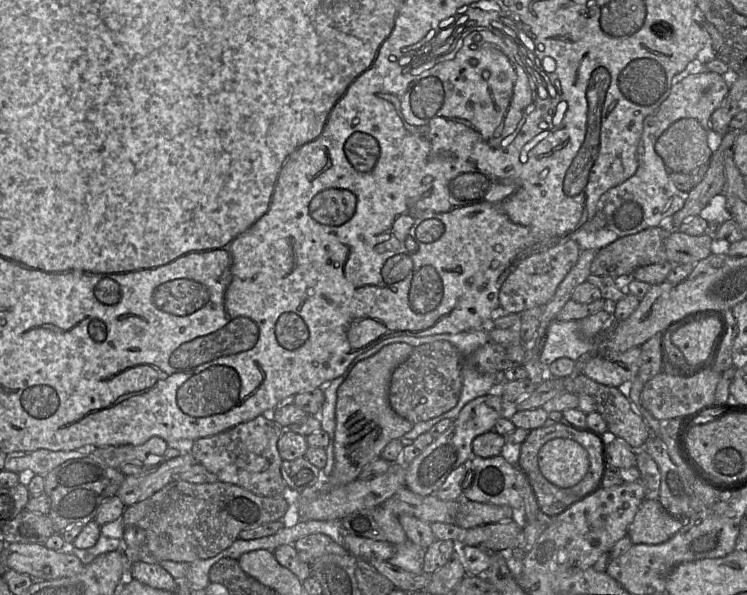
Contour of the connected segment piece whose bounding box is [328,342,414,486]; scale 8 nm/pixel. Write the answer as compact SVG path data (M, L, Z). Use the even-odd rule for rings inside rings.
M402 342L386 344L379 348L374 345L360 354L347 369L347 376L337 389L335 407L334 433L334 469L328 476L328 483L342 486L359 478L359 475L369 462L381 457L385 446L394 439L402 439L414 424L399 416L389 404L389 387L394 370L408 359L413 347Z

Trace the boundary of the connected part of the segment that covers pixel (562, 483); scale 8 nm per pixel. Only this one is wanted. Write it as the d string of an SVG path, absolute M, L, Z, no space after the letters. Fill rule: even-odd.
M555 438L540 449L538 464L549 482L561 488L570 488L584 478L590 461L587 450L576 441Z

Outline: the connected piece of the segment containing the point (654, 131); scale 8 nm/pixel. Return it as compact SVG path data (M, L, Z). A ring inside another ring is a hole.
M699 72L689 74L684 78L675 81L671 87L667 99L652 113L647 116L643 122L642 146L648 146L655 153L655 143L657 139L676 121L683 118L696 119L703 128L708 131L709 146L712 151L712 145L719 137L711 130L710 118L715 110L723 103L730 90L730 86L724 81L723 76L715 72Z

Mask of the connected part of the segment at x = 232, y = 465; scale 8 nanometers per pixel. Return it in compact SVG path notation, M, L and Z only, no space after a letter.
M260 415L253 420L240 423L221 433L193 441L190 454L198 464L213 473L218 481L238 485L260 496L281 496L290 490L281 475L283 459L277 449L278 439L284 430L286 429L273 421L268 415Z

